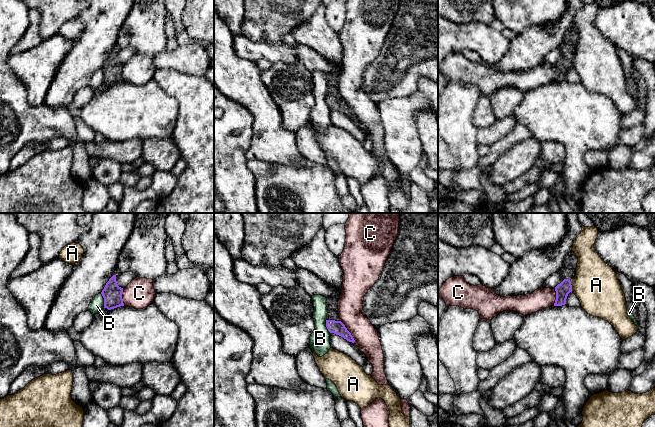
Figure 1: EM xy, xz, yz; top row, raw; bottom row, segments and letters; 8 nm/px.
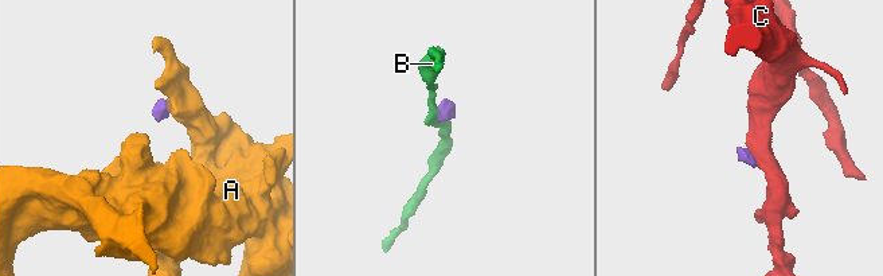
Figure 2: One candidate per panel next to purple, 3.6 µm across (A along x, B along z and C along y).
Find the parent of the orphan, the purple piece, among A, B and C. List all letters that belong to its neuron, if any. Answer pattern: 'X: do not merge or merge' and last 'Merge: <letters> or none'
A: do not merge
B: do not merge
C: do not merge
Merge: none

